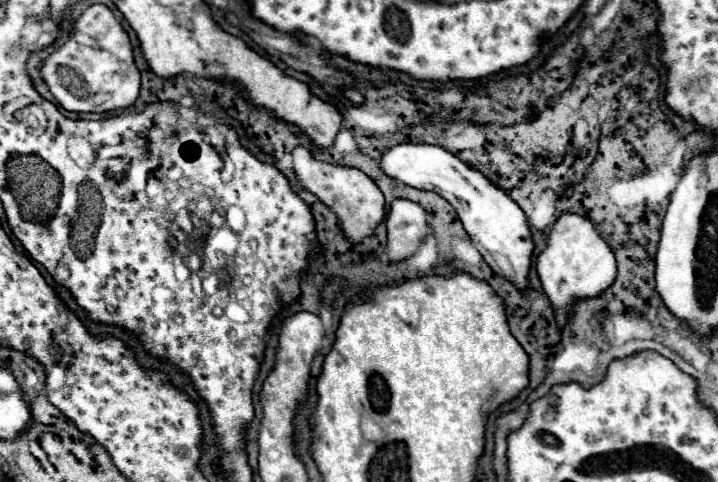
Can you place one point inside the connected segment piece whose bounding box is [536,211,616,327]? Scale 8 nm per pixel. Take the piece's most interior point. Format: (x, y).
(576, 262)

